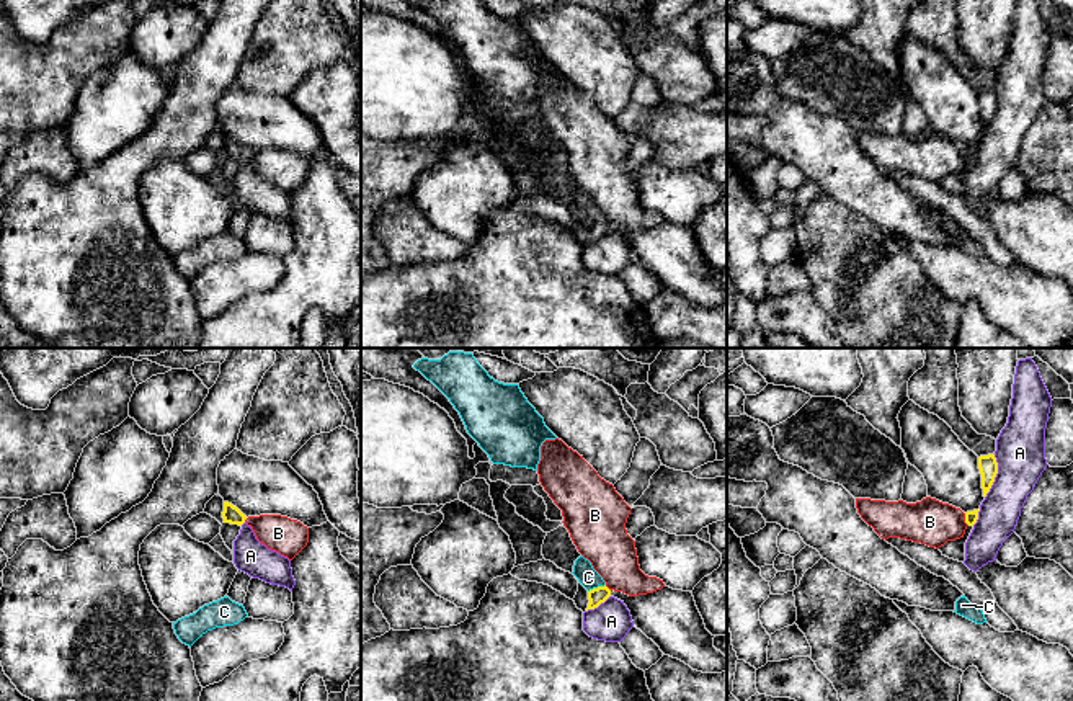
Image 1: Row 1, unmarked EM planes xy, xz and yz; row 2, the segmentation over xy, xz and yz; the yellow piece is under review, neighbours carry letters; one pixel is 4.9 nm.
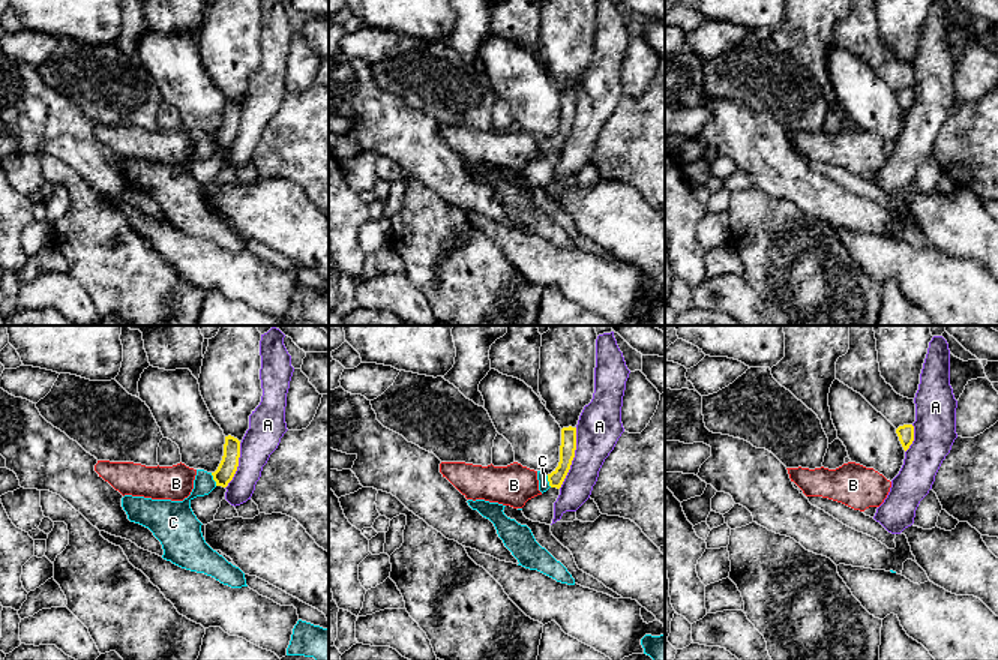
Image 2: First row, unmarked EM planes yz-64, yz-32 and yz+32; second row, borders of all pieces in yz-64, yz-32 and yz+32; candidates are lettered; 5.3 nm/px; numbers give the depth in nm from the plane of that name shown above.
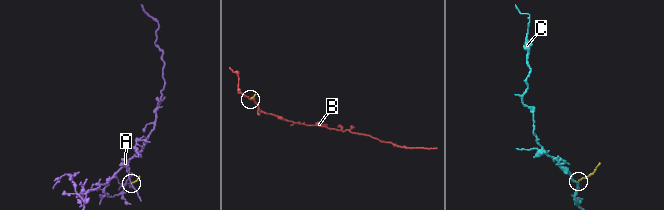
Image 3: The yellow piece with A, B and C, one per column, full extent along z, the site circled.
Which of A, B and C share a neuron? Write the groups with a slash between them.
A / B / C

